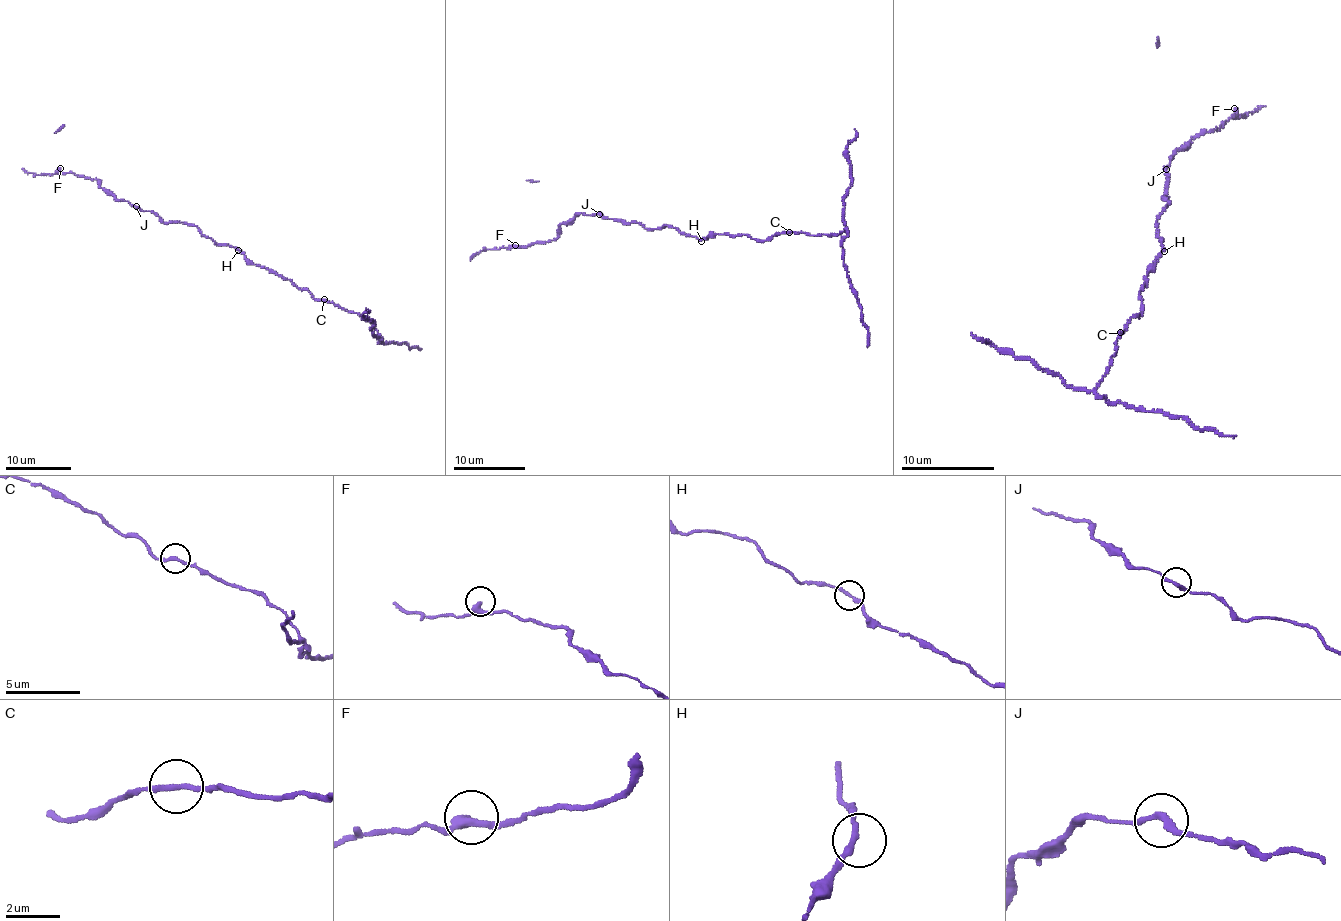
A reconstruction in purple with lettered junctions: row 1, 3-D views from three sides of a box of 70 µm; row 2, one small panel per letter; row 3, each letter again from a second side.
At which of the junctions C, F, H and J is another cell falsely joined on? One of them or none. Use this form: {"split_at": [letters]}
{"split_at": []}

